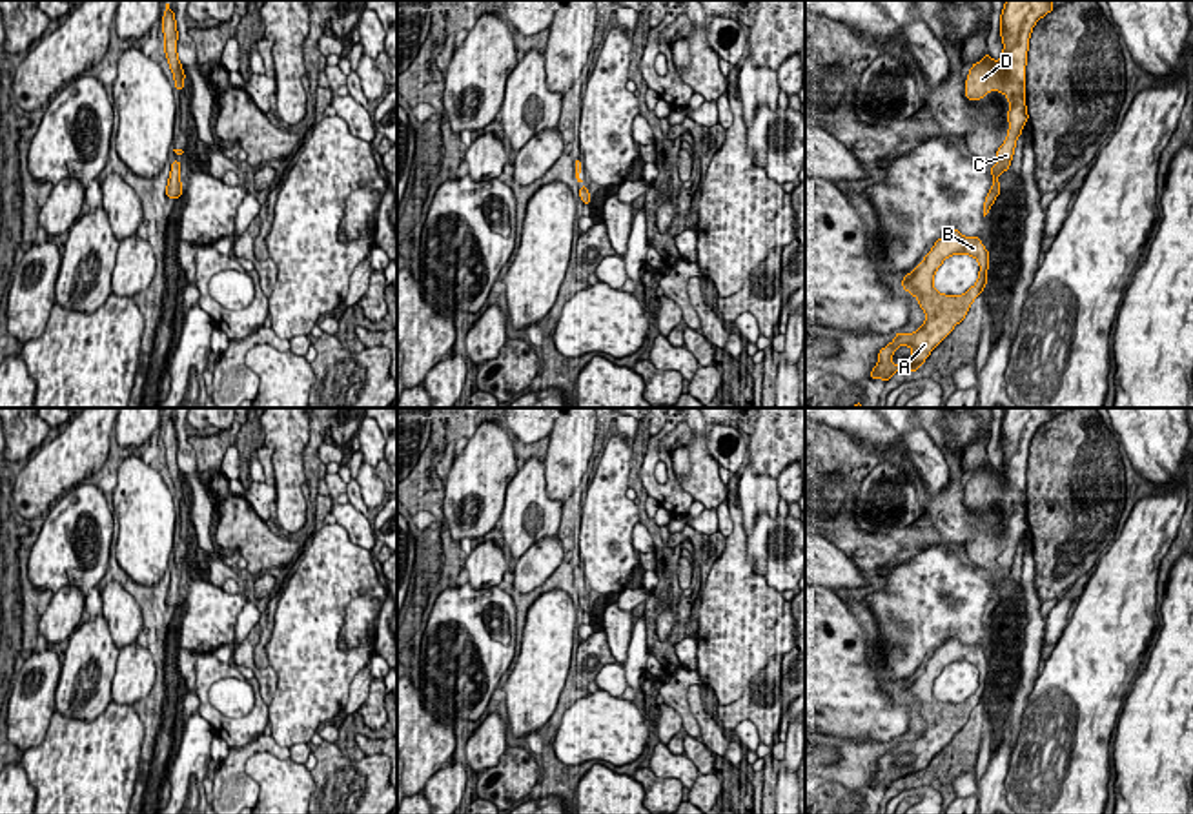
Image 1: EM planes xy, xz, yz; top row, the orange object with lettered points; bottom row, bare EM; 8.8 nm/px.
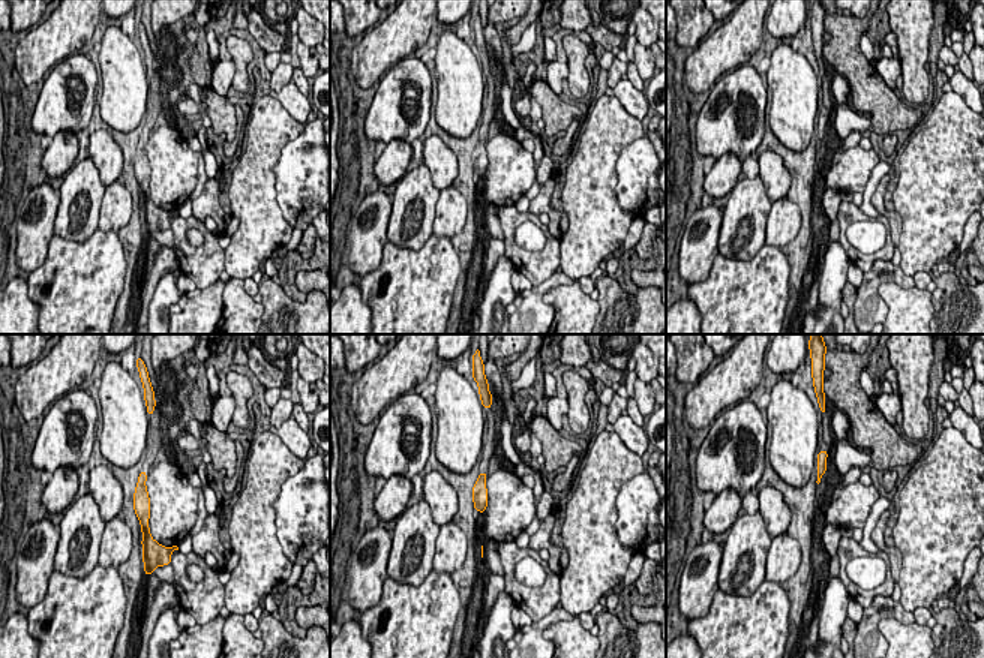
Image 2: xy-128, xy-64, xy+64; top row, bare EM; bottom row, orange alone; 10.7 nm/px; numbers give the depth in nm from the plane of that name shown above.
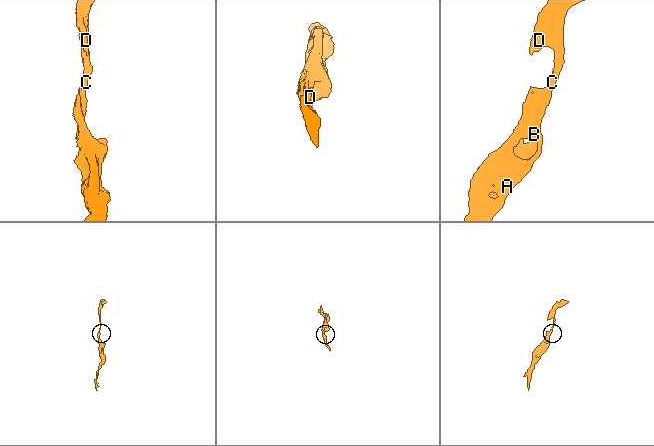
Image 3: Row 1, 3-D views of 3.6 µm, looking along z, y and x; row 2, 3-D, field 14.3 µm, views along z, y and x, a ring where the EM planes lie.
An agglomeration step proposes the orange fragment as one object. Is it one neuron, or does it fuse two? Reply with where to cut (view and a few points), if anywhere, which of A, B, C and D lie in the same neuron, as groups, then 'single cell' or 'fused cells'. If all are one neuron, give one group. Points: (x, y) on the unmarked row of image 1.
cut none; groups A B C D; single cell

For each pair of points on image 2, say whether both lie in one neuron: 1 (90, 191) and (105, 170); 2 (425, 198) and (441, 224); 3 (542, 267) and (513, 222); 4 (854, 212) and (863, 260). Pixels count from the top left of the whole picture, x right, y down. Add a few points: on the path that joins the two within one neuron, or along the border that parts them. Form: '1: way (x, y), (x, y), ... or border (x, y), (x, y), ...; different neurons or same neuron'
1: border (89, 155), (99, 180), (105, 186); different neurons
2: border (441, 191), (431, 233); different neurons
3: way (528, 263), (510, 245), (510, 236); same neuron
4: way (843, 224), (843, 242), (851, 249); same neuron

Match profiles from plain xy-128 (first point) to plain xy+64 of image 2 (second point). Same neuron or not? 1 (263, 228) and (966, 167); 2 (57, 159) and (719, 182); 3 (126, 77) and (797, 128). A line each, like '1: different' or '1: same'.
1: same
2: same
3: same

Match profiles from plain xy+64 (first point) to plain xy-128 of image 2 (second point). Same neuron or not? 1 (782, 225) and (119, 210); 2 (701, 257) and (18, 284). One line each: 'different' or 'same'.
1: same
2: different

